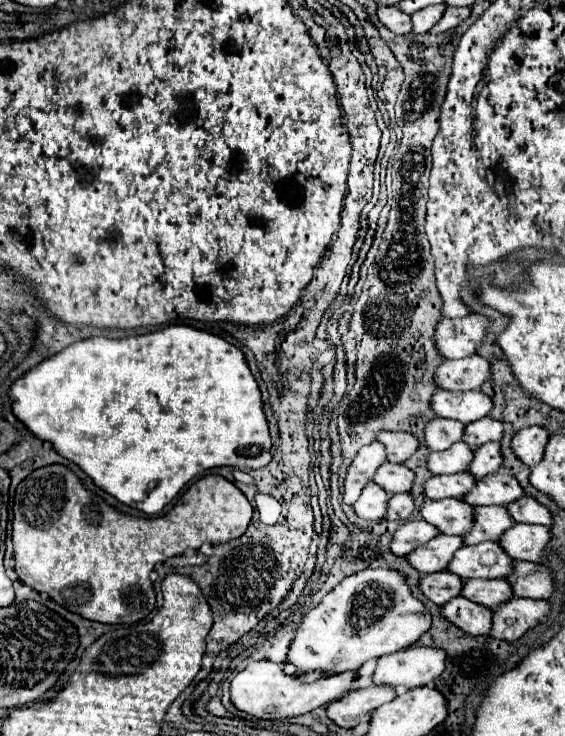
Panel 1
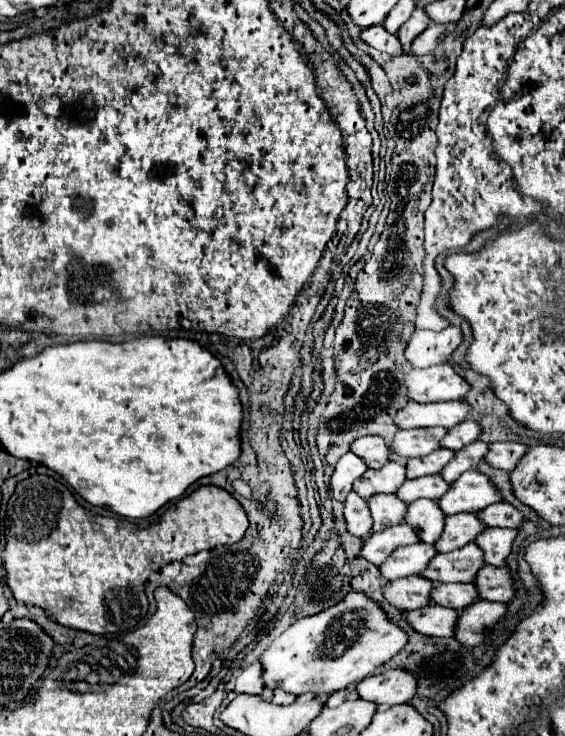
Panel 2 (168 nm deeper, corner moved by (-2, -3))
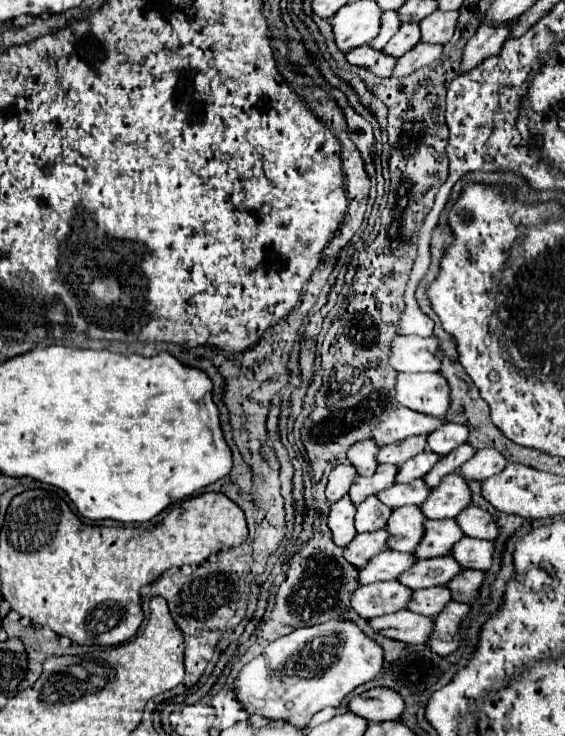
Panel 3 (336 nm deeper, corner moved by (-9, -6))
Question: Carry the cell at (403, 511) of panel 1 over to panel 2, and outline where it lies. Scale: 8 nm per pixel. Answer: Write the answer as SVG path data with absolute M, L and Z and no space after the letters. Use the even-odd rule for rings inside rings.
M373 495L367 499L371 517L373 517L373 531L383 531L387 527L399 525L405 521L407 503L397 499L397 495Z

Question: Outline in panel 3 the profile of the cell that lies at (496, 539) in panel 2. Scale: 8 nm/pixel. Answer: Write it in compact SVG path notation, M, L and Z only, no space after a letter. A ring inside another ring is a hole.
M460 538L454 548L450 550L450 556L462 566L462 568L474 568L474 570L488 570L492 564L492 552L494 542L490 540L476 540L476 538Z

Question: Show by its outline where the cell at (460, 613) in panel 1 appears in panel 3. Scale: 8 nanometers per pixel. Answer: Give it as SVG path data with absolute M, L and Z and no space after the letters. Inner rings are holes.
M410 610L370 618L368 624L382 636L404 644L426 644L426 634L430 634L430 618Z

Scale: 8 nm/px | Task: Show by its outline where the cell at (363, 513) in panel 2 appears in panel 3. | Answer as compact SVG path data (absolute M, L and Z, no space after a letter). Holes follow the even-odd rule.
M348 496L330 504L328 528L332 532L332 542L336 546L344 548L346 542L350 542L350 538L354 538L354 534L356 534L356 530L354 530L354 508L356 506L350 504Z

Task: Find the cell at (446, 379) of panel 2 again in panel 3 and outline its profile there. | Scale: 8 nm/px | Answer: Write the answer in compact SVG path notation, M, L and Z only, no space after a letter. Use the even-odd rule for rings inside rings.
M398 374L396 376L396 400L400 406L416 410L420 414L442 418L448 410L450 396L446 382L432 374Z

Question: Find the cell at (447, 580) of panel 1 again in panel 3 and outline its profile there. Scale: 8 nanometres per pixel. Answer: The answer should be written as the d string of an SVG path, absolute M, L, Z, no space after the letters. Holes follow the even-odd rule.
M398 580L374 582L356 588L350 596L350 606L358 612L358 616L374 618L406 608L406 602L410 602L410 594L412 590L398 584Z

